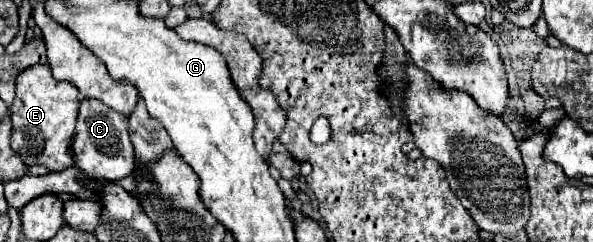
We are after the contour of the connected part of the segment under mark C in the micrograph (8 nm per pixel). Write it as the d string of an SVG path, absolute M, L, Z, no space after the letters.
M84 97L80 101L76 135L72 139L74 165L88 179L118 181L134 171L134 147L128 137L128 117L104 105L100 99Z

